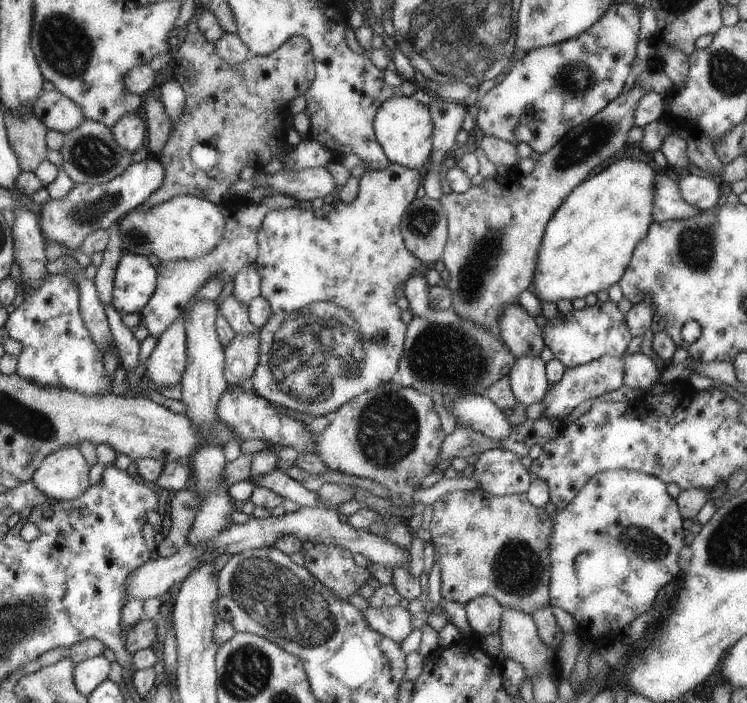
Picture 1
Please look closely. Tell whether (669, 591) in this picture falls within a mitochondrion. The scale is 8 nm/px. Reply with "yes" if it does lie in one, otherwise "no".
no

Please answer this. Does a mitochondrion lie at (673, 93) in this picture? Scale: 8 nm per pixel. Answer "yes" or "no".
no

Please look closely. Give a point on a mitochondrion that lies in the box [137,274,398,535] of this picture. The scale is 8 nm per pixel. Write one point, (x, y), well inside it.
(320, 348)

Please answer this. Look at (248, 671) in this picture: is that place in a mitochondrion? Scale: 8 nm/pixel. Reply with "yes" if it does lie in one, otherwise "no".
yes

